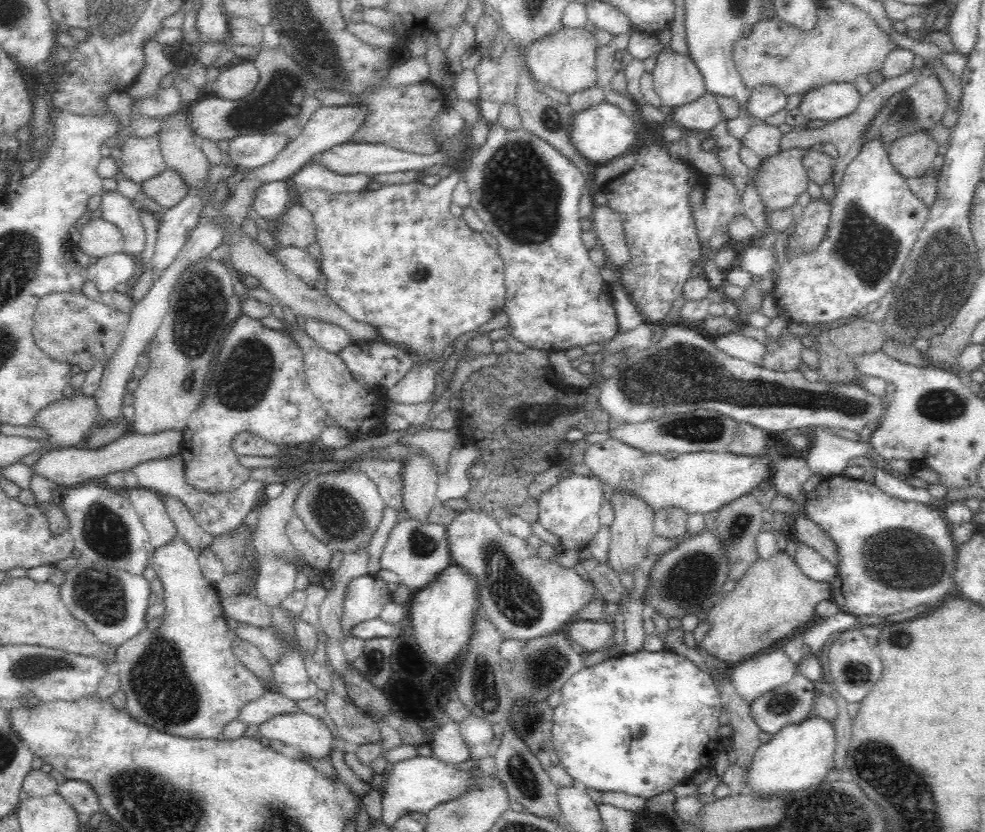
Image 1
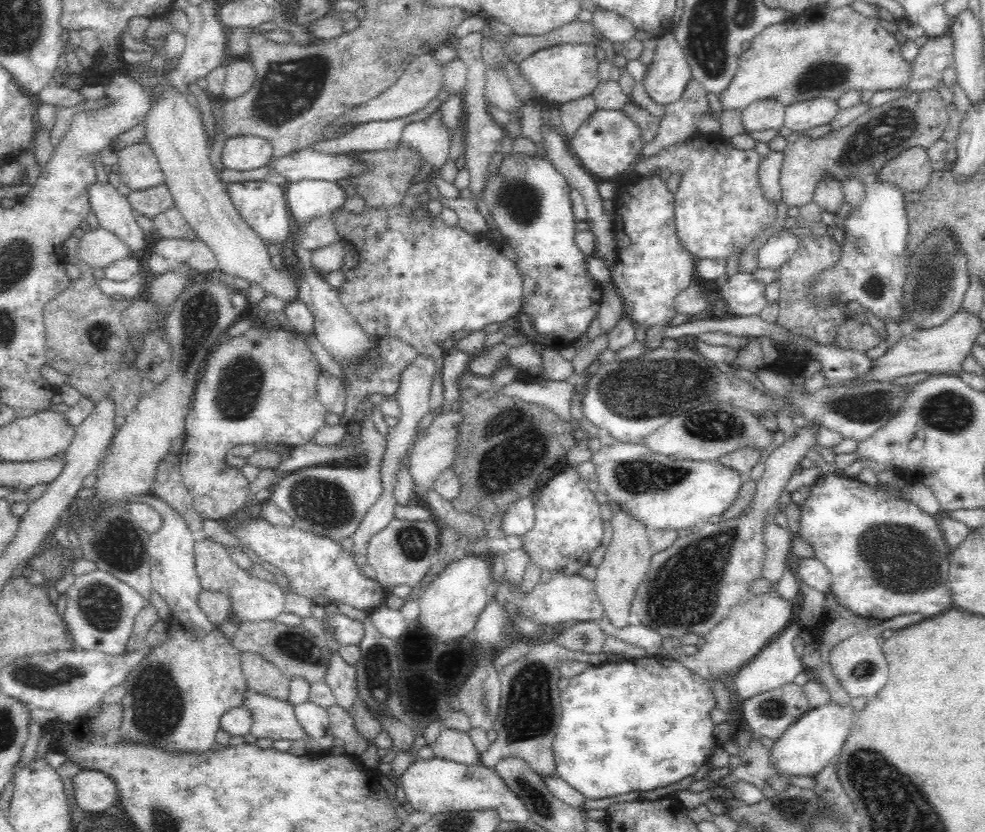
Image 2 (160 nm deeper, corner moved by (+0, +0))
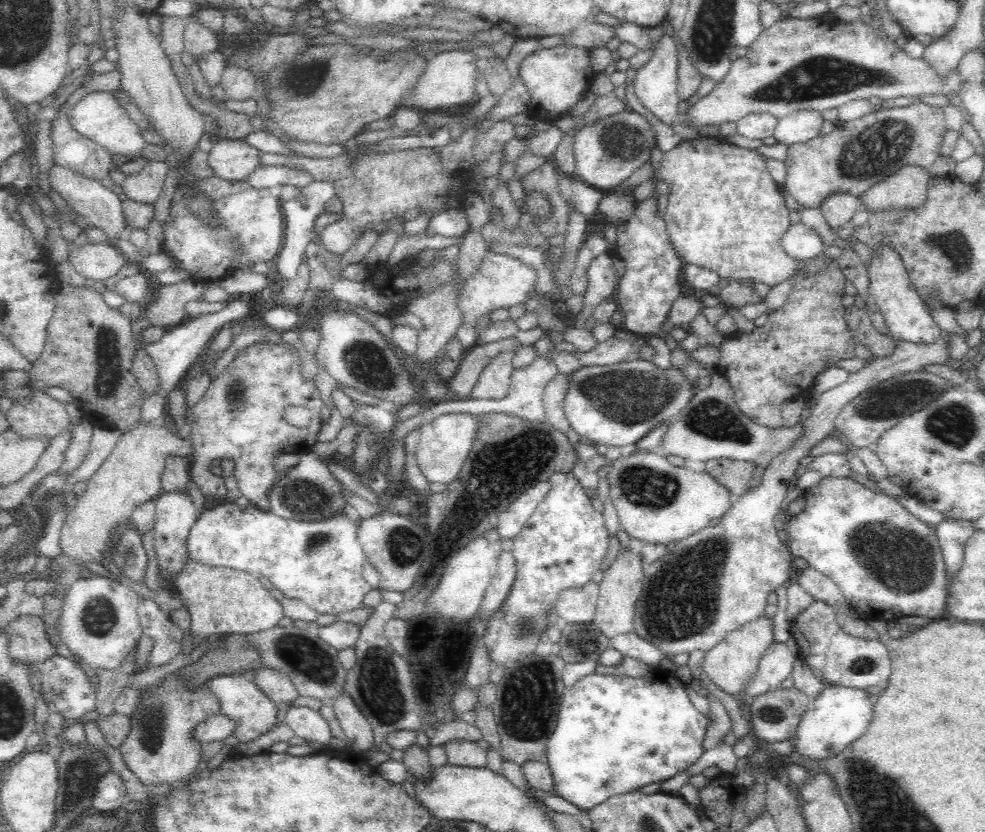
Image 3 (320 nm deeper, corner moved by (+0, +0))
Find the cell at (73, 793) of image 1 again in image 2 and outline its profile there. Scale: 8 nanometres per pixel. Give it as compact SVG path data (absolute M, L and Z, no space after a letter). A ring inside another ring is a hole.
M82 769L74 778L74 796L80 804L82 810L86 812L102 812L106 811L112 805L118 805L119 792L113 778L110 778L105 772L100 770Z

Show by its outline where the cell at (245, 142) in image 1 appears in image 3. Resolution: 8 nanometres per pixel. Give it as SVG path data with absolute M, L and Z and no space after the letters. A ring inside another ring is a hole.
M215 139L208 154L207 164L214 177L241 181L258 167L261 153L242 139Z

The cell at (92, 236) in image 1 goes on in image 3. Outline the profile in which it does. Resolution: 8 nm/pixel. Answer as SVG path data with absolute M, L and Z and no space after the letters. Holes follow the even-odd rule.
M110 241L74 247L69 251L68 262L89 282L104 282L127 263Z

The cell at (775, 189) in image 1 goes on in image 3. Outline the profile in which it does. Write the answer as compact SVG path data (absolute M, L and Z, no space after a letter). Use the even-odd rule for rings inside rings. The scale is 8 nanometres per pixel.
M924 103L892 107L888 110L880 109L852 121L837 123L835 129L825 137L818 135L810 142L788 146L788 155L784 162L787 168L784 187L799 205L802 204L806 208L819 207L831 194L848 193L858 197L872 185L878 184L878 181L884 180L902 167L918 166L928 171L940 156L946 132L943 109Z

